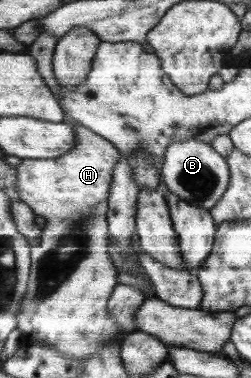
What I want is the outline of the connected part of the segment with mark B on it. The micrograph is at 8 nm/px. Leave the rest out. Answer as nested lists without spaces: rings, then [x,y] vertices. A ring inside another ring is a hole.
[[[197,139],[177,141],[170,145],[160,176],[174,195],[207,210],[223,199],[231,181],[228,160],[212,146]]]

